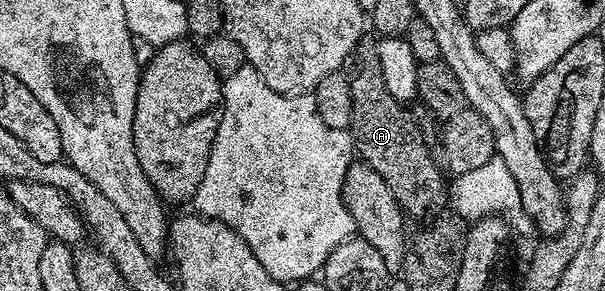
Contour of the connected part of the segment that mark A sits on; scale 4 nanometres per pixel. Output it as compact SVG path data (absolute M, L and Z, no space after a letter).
M369 35L362 36L357 42L355 61L356 57L357 70L349 77L353 116L351 136L356 156L375 171L379 171L391 195L395 195L402 213L410 218L436 218L447 205L447 181L441 178L442 166L433 162L416 119L405 110L408 108L397 101L391 91L387 91L383 67L379 63L377 41L369 38Z

